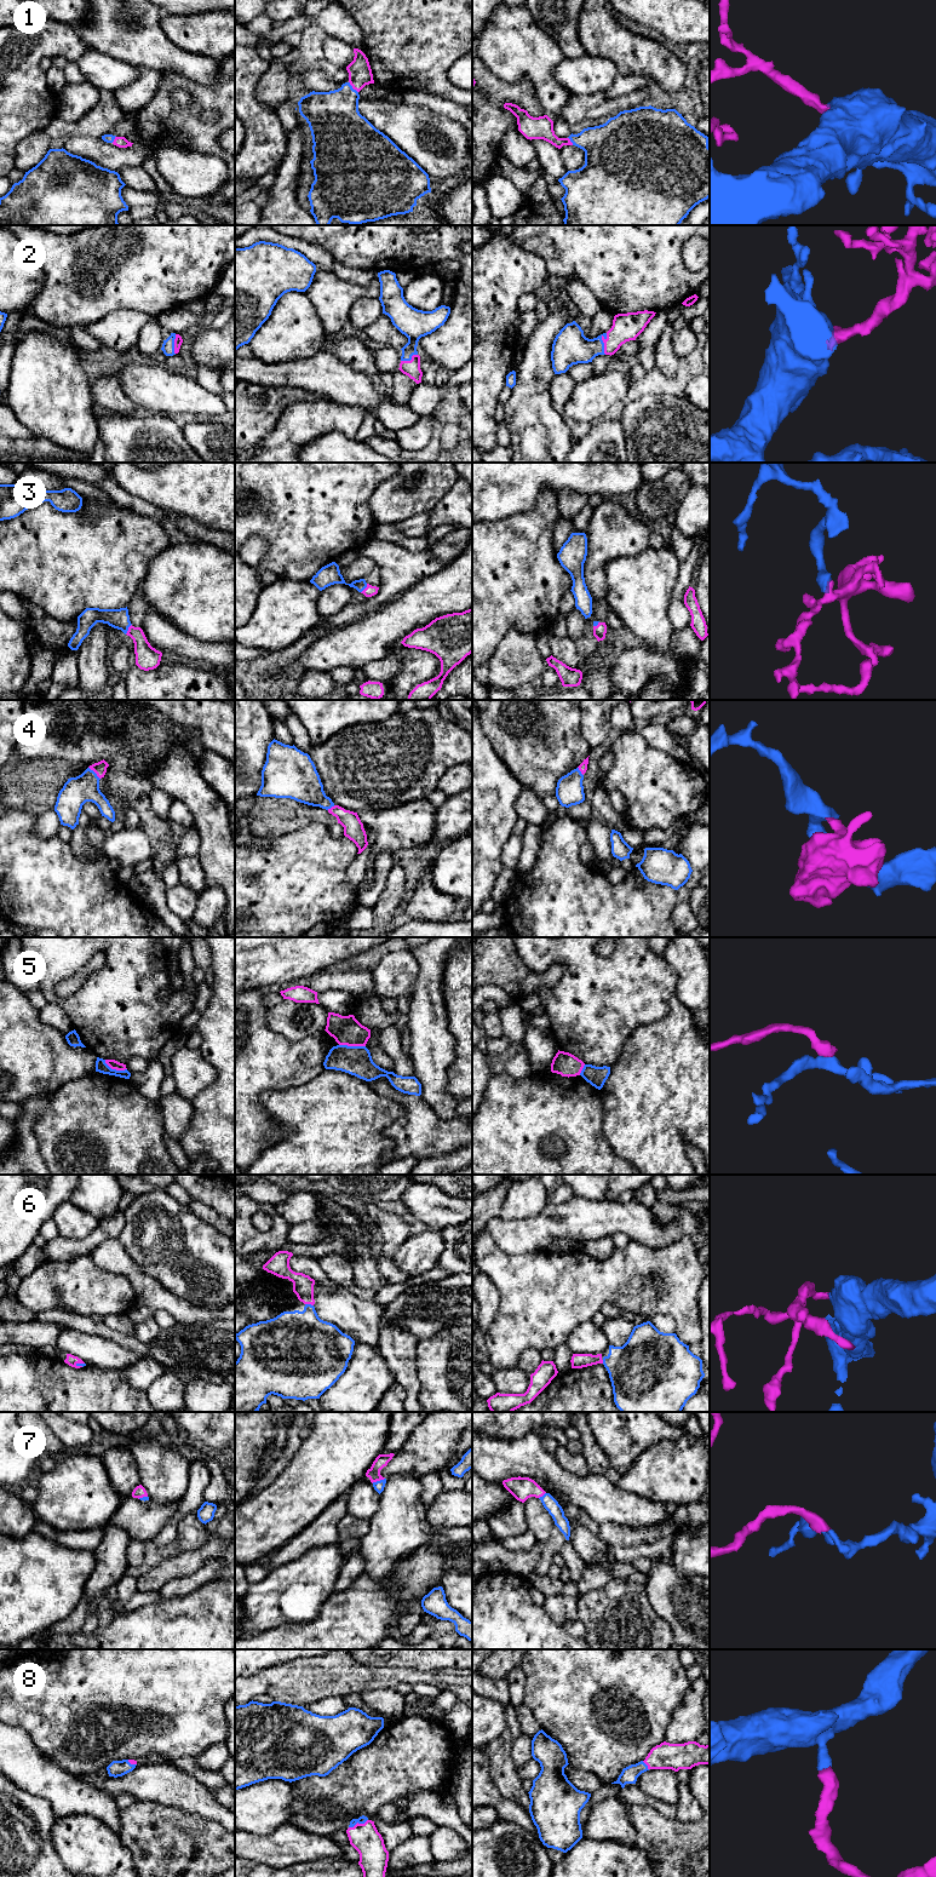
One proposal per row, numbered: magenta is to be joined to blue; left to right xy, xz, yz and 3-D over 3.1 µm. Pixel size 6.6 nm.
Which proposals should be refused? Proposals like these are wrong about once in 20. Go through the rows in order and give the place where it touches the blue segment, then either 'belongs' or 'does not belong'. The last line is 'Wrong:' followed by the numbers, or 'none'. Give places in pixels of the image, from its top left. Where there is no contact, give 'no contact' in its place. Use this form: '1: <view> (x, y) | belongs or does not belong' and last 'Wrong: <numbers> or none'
1: xz (351, 87) | belongs
2: yz (603, 344) | belongs
3: xy (127, 629) | belongs
4: xy (95, 773) | belongs
5: xz (352, 1046) | belongs
6: xz (309, 1304) | belongs
7: xz (378, 1481) | belongs
8: xz (357, 1821) | belongs
Wrong: none

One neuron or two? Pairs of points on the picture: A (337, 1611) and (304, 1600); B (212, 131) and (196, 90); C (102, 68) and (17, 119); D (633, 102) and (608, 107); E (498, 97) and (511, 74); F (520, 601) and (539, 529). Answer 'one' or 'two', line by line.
A: two
B: one
C: two
D: one
E: two
F: one

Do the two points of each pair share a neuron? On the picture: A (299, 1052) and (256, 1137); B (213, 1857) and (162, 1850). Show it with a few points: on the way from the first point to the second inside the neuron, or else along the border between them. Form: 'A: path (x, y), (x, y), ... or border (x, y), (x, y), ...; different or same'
A: path (277, 1069), (254, 1092), (254, 1115); same
B: path (201, 1849), (193, 1846), (188, 1850), (174, 1850); same

